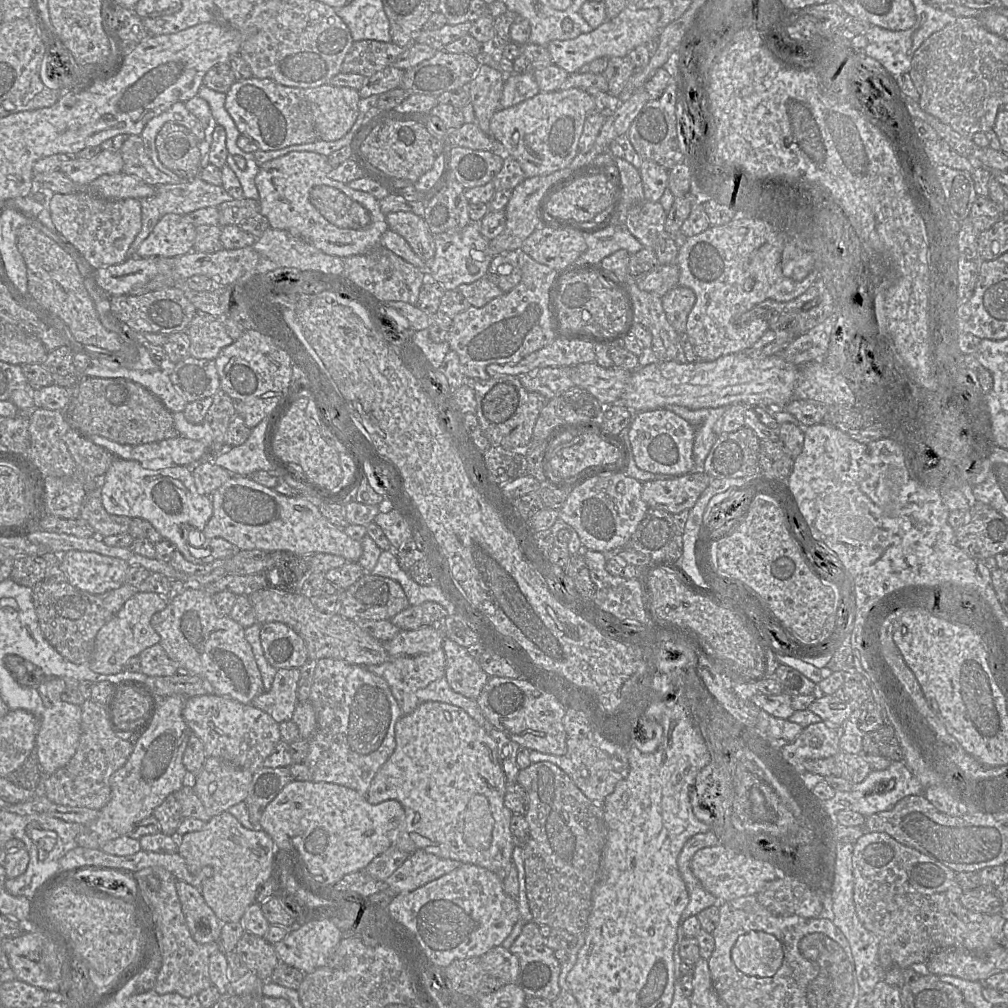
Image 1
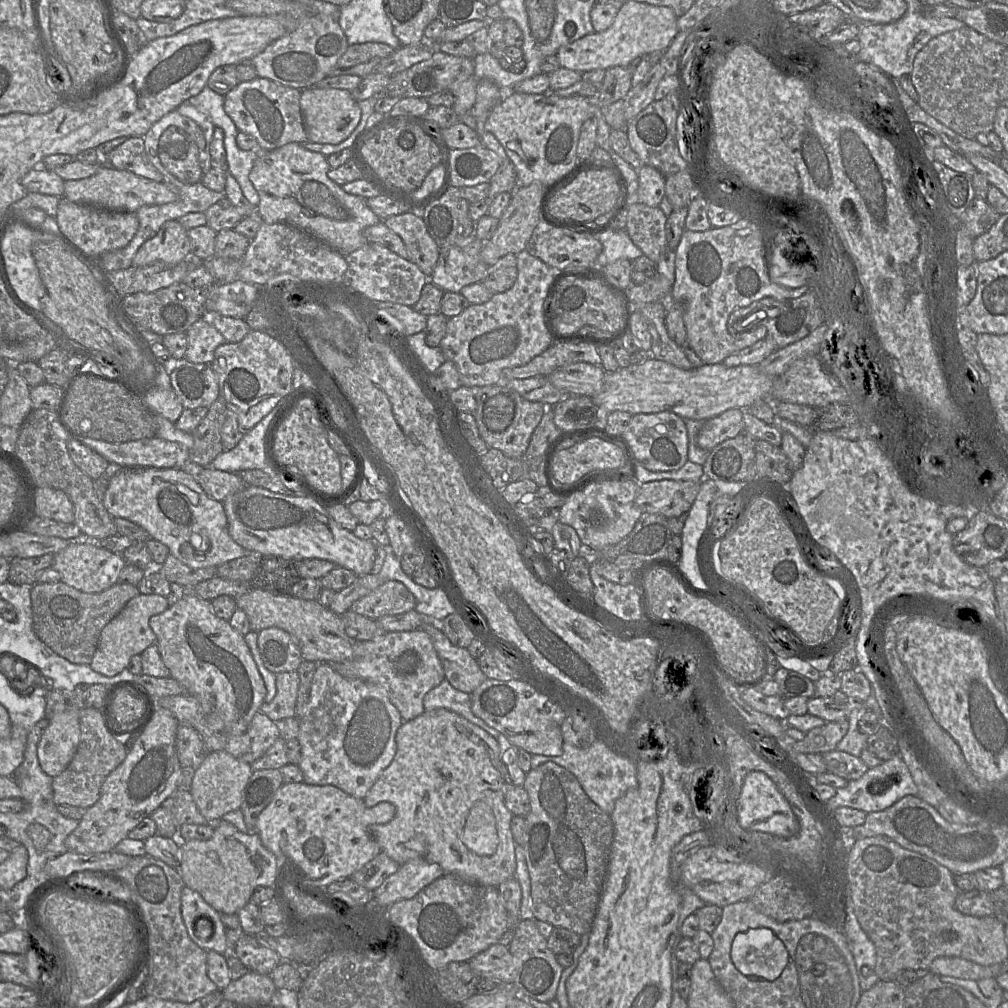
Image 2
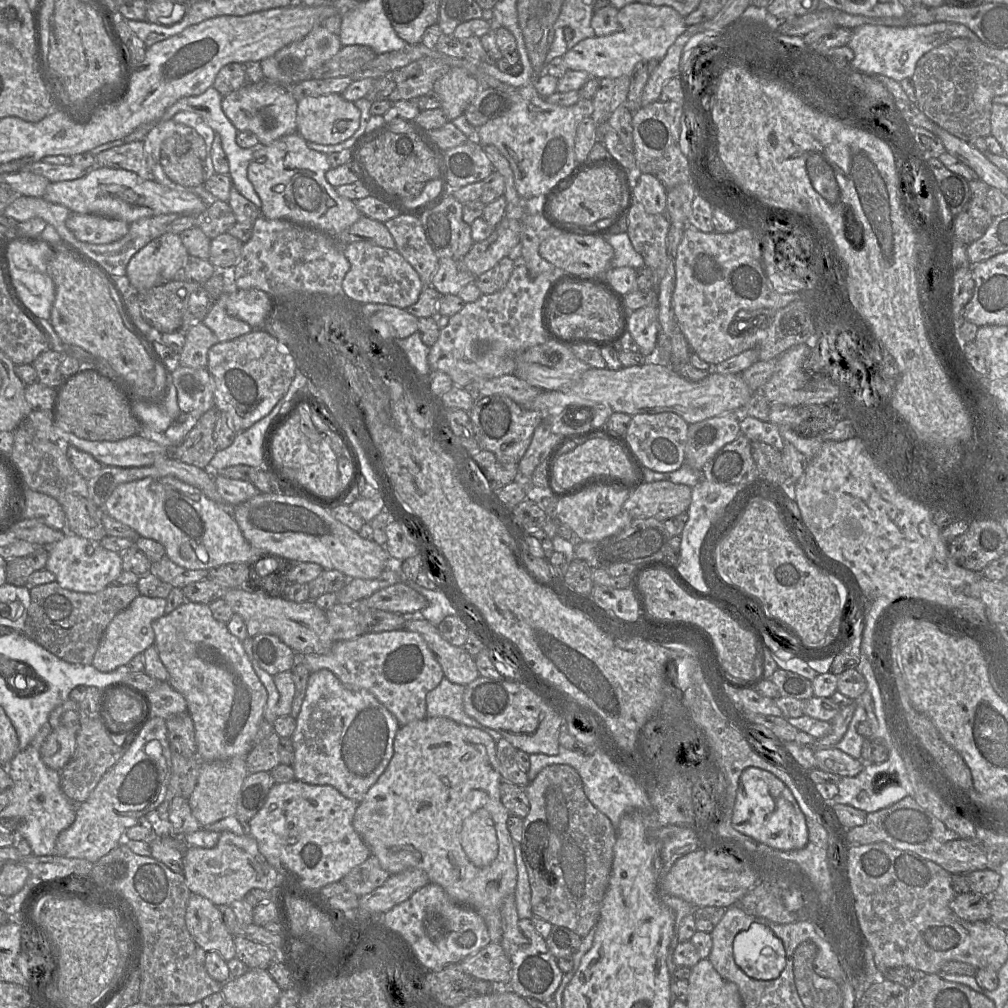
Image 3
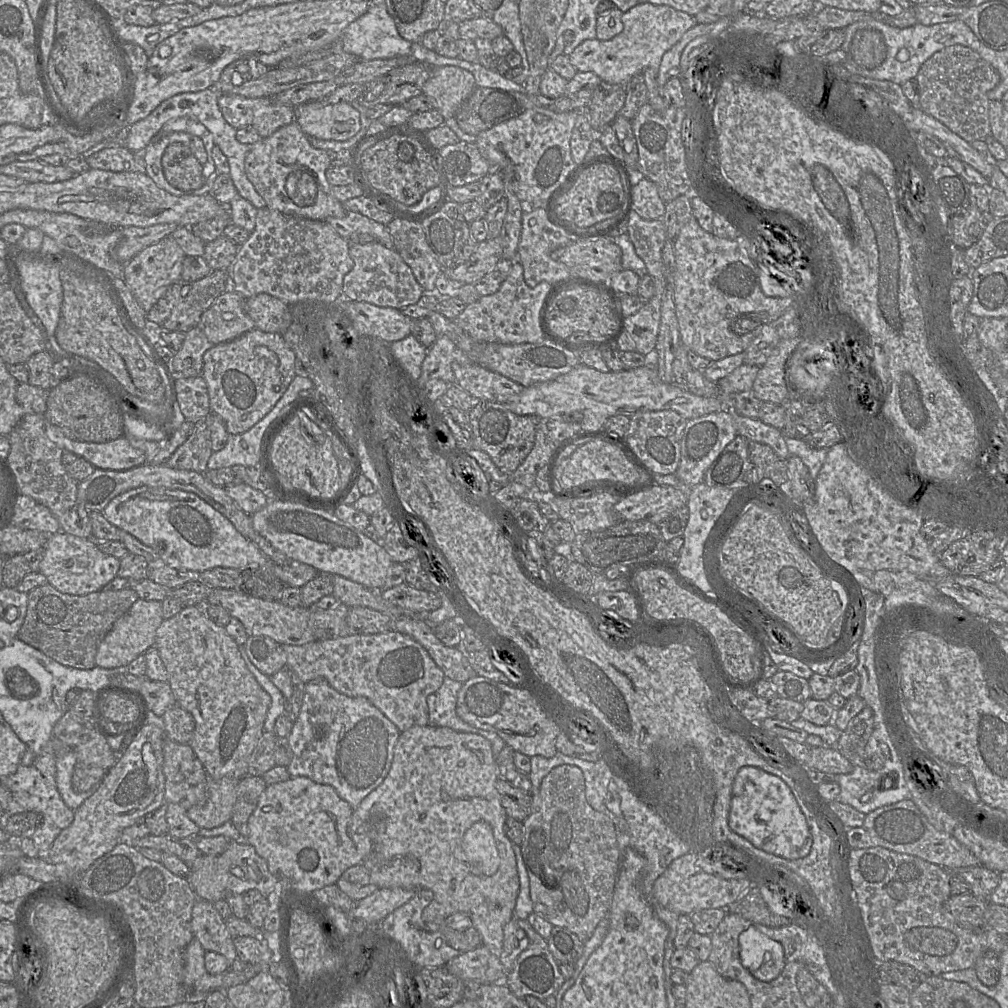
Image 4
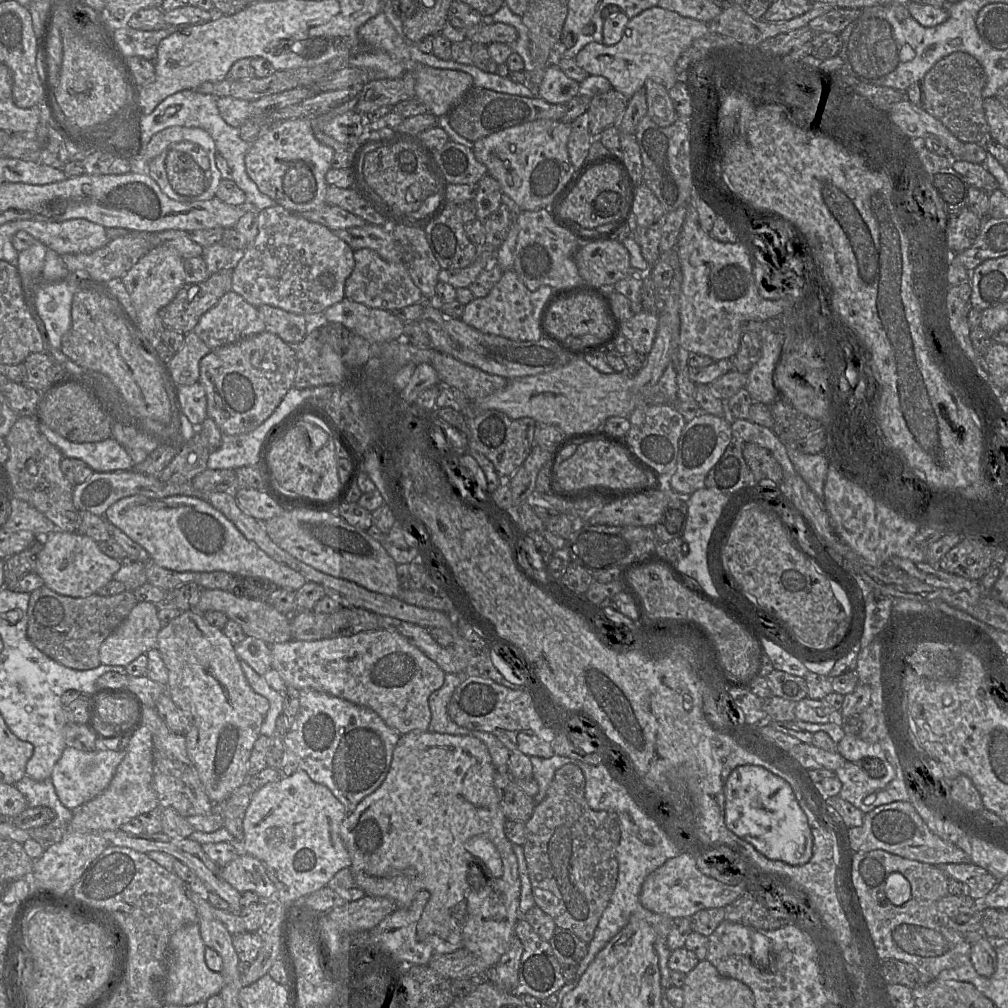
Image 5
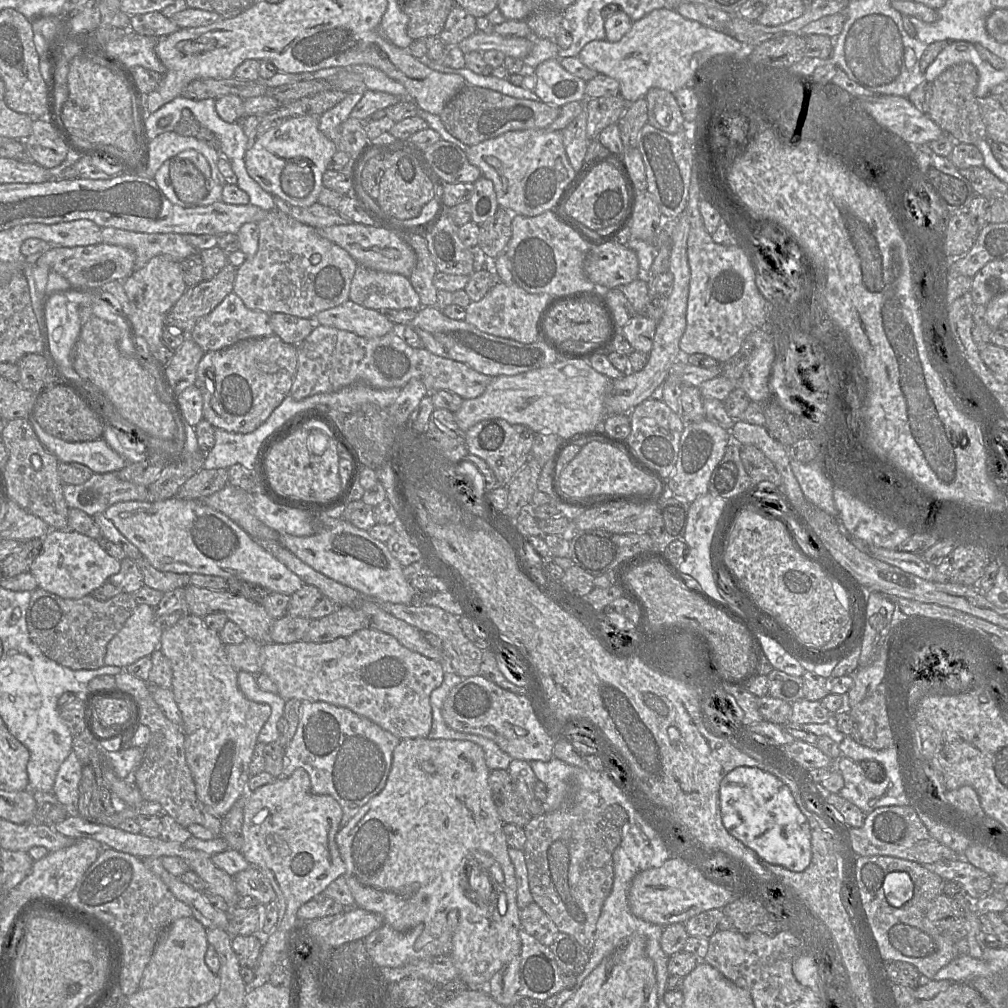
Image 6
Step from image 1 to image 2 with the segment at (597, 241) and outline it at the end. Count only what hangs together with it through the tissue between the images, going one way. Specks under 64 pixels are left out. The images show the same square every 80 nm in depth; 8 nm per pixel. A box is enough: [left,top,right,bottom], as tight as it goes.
[595,228,643,268]

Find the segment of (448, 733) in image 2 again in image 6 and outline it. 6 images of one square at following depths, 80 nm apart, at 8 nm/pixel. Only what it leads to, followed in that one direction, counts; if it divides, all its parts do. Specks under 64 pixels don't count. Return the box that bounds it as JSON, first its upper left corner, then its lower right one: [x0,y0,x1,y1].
[335,737,522,991]

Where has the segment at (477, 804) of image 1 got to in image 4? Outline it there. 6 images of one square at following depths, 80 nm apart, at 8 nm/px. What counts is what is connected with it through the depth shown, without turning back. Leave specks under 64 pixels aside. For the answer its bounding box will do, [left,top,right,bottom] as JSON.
[462,820,500,876]

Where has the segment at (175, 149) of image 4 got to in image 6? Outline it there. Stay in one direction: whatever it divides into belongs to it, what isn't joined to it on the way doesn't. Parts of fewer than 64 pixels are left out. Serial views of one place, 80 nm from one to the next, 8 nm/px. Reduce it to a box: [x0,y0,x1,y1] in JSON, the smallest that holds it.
[169,159,209,204]

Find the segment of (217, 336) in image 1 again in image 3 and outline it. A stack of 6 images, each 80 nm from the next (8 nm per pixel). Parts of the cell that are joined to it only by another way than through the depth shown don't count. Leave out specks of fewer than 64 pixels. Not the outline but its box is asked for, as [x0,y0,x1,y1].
[178,323,217,368]

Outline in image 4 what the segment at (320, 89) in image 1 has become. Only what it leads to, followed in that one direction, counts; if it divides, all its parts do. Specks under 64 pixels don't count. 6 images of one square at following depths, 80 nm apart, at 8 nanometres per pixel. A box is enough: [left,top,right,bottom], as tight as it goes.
[295,102,361,142]

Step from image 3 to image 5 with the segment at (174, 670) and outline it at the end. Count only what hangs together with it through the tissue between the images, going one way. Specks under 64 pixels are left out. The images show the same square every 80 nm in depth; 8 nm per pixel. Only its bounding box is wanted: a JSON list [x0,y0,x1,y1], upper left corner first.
[157,610,269,804]

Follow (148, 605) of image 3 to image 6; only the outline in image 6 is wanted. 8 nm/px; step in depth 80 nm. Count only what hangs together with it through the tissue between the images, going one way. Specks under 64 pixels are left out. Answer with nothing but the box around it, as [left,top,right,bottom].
[104,604,163,667]

